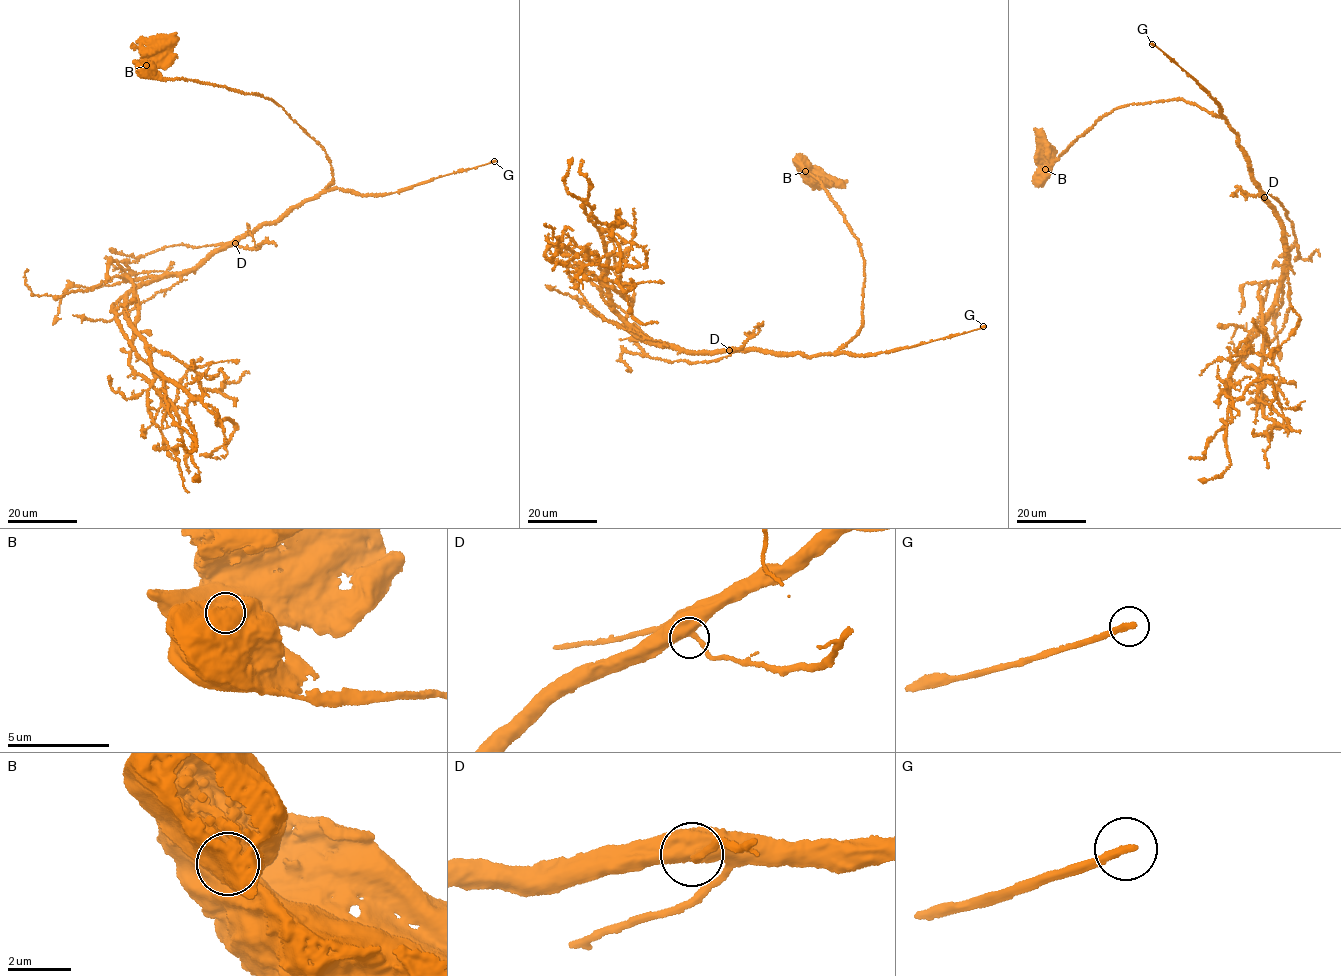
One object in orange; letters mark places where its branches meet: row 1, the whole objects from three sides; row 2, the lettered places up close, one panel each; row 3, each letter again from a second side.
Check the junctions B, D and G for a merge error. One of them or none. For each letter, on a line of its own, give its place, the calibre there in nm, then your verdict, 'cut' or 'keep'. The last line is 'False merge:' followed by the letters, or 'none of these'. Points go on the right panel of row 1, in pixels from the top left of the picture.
B: place (1045, 169); calibre 1300 nm; cut
D: place (1264, 197); calibre 550 nm; keep
G: place (1152, 44); calibre 280 nm; keep
False merge: B

